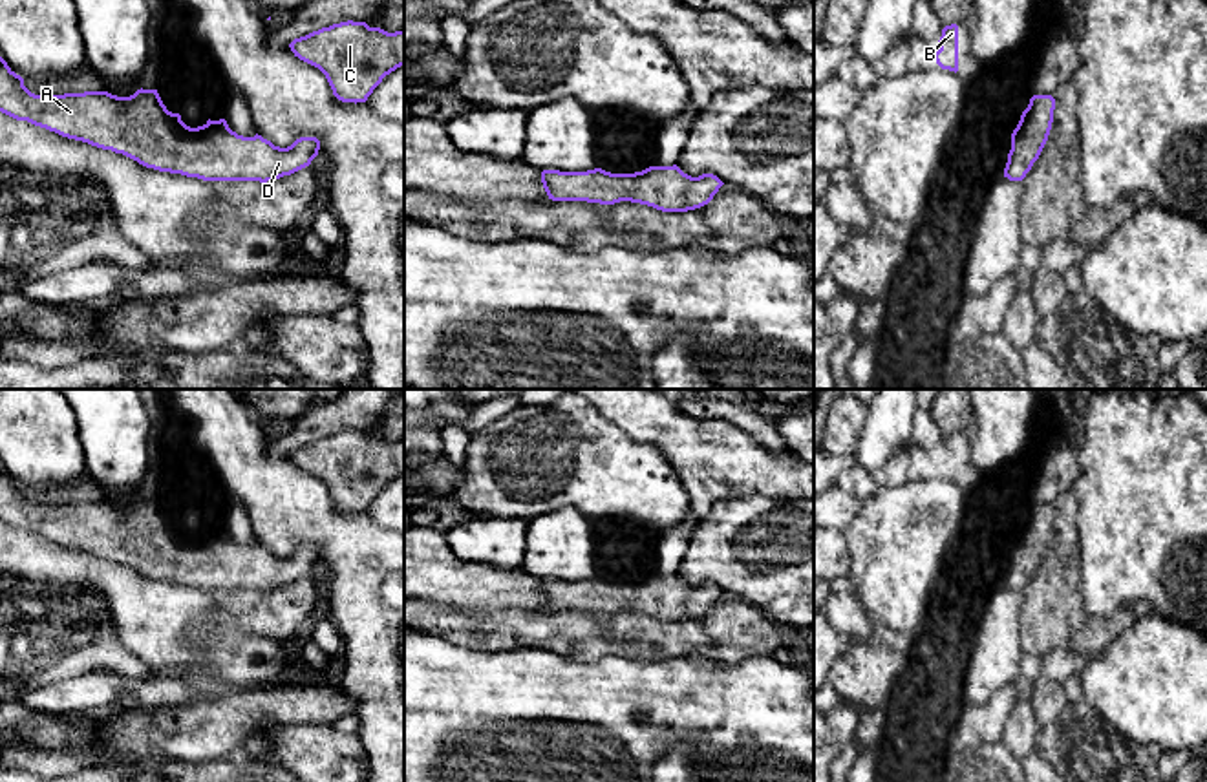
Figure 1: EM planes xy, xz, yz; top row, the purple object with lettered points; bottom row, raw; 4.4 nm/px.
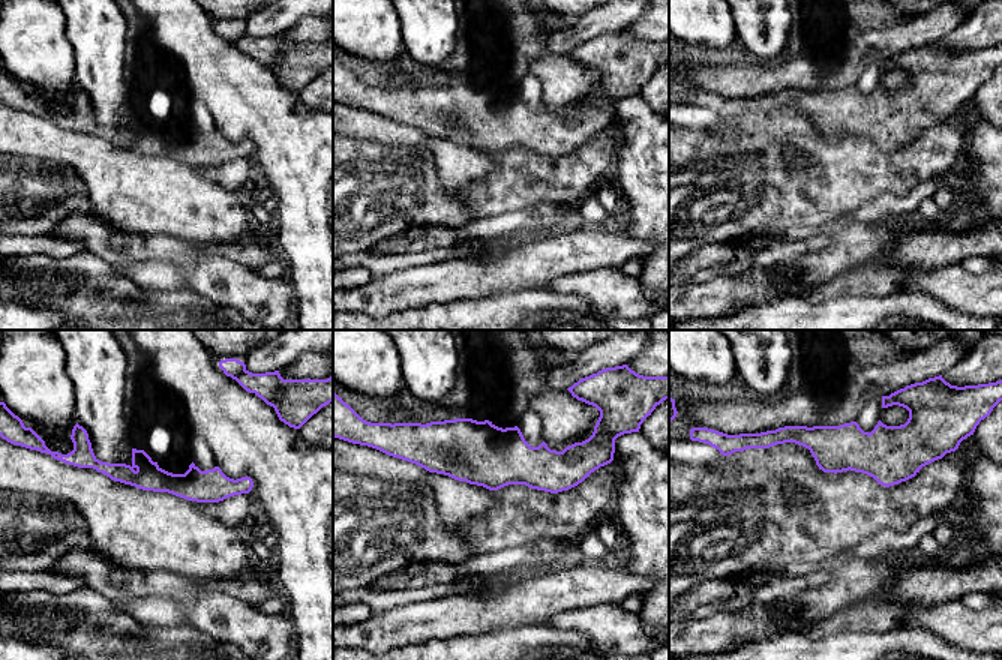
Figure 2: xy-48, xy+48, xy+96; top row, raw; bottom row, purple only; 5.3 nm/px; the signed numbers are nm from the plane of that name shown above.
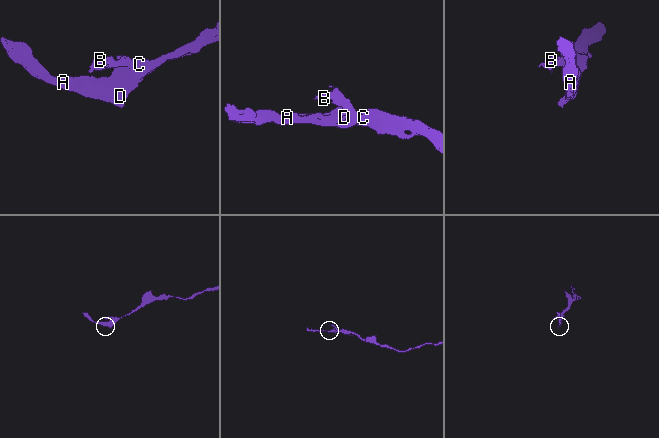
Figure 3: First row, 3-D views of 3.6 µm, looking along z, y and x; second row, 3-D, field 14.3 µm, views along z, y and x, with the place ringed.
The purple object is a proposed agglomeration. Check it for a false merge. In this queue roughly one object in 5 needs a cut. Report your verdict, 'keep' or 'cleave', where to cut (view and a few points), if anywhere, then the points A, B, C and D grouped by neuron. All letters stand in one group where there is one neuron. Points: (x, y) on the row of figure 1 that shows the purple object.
keep | no cut | A B C D

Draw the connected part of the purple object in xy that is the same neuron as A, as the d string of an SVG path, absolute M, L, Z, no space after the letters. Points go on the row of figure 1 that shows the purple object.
M2 57L0 111L62 137L123 153L146 168L203 181L267 183L309 166L320 150L316 137L300 137L287 148L274 146L258 133L254 137L243 137L232 132L225 119L208 119L203 126L190 128L181 121L179 113L166 110L157 90L141 88L130 97L117 97L108 91L35 95Z

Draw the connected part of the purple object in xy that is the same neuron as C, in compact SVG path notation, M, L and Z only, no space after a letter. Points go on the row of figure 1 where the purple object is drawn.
M340 22L289 44L294 57L318 68L342 102L366 102L386 75L404 66L404 31Z

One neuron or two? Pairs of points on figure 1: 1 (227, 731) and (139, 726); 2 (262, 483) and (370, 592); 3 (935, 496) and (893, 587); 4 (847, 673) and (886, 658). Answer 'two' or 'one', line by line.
1: one
2: one
3: one
4: one

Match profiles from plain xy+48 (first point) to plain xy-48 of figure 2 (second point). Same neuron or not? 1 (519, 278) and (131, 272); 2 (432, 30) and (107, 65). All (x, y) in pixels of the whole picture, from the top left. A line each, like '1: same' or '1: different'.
1: same
2: same

